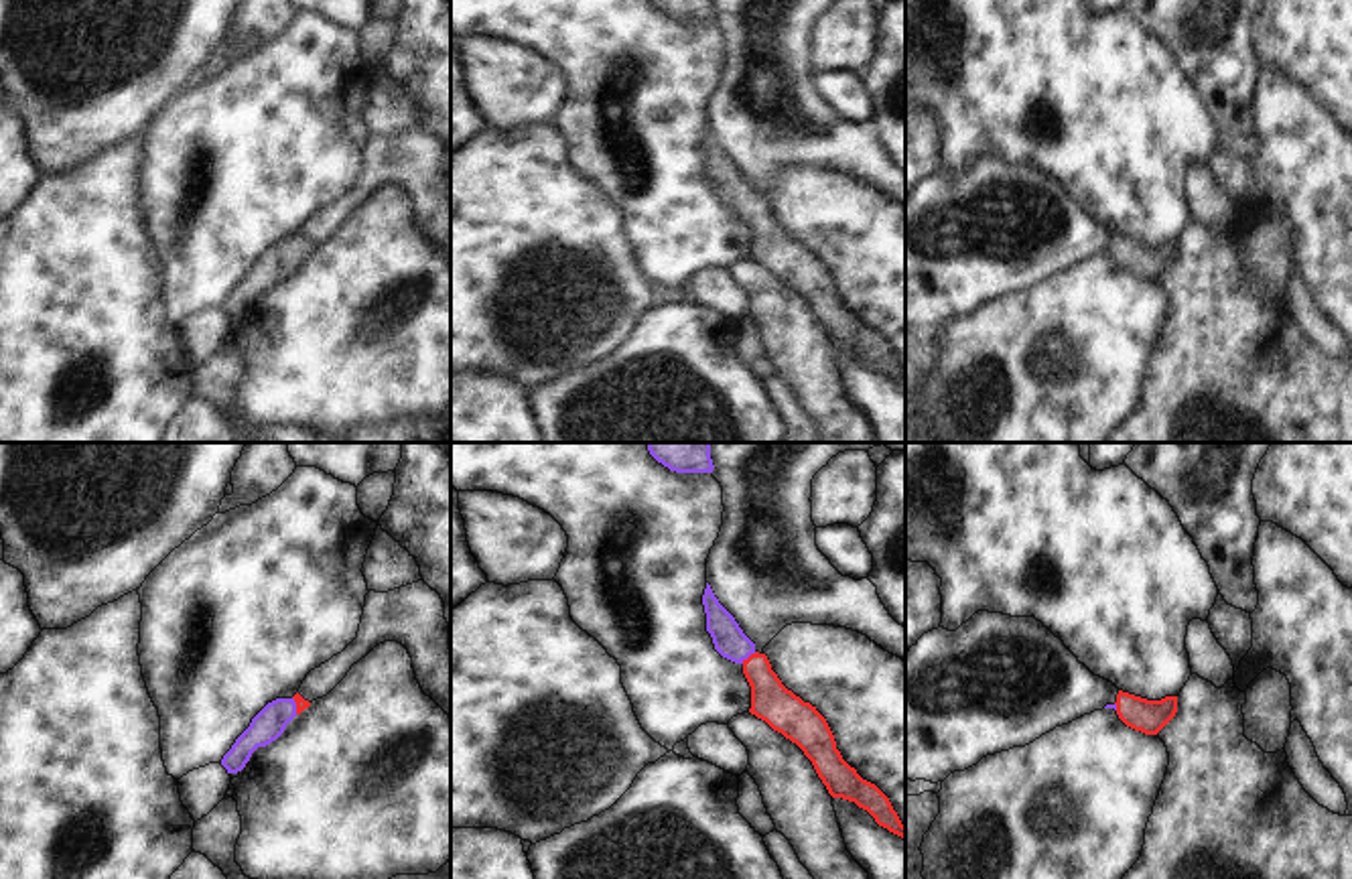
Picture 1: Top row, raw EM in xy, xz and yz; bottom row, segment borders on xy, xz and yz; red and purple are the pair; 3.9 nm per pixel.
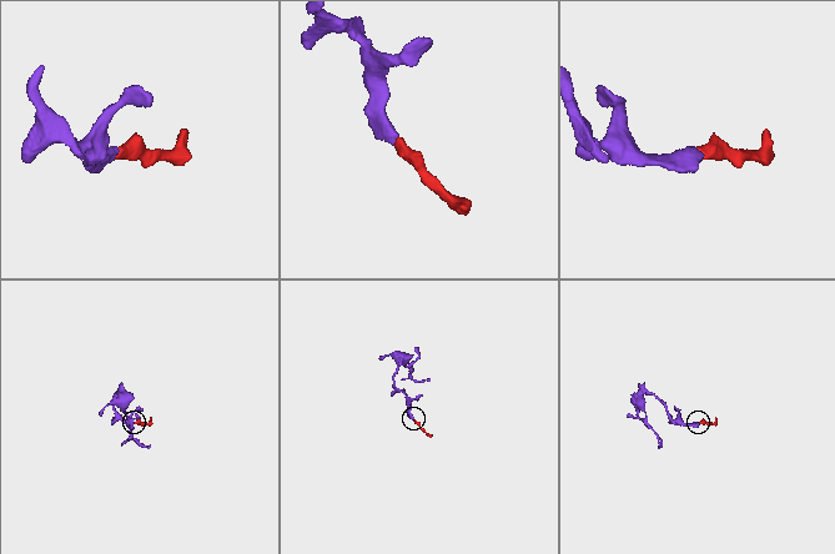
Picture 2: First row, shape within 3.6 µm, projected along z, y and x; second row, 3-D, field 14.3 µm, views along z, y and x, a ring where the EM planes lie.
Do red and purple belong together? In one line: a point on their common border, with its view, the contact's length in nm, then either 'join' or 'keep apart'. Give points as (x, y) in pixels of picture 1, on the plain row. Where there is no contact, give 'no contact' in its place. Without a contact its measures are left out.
xz (750, 201) | 80 nm | join

